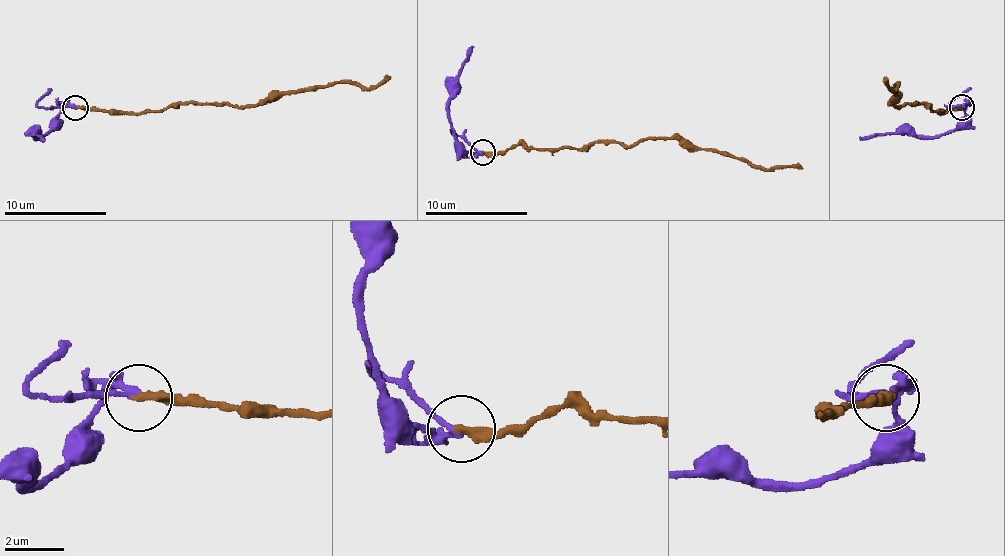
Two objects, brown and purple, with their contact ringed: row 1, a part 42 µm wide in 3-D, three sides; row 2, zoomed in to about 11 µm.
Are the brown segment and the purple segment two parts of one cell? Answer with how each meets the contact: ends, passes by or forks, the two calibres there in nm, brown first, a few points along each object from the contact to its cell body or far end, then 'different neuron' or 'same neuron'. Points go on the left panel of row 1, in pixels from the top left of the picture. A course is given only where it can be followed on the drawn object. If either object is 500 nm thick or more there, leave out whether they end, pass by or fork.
brown ends; purple passes by; calibres 320 and 180 nm; course brown (75, 108), (146, 114), (183, 104), (259, 106), (283, 94), (311, 91), (333, 83), (377, 89), (389, 76); course purple (73, 108), (65, 106), (55, 126), (40, 137), (31, 134), (44, 143); different neuron

